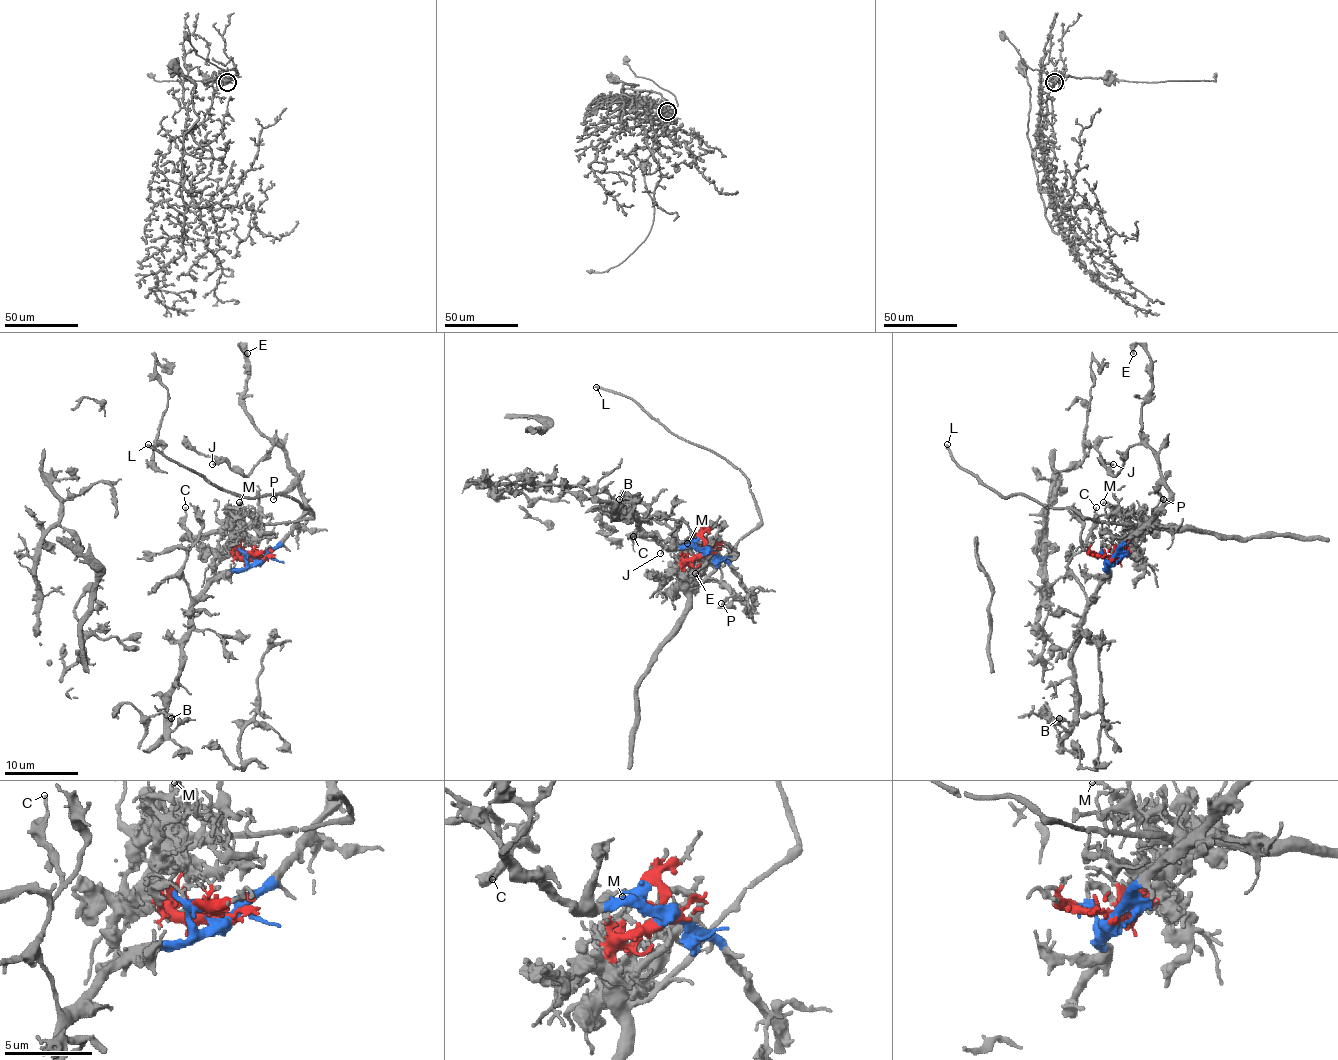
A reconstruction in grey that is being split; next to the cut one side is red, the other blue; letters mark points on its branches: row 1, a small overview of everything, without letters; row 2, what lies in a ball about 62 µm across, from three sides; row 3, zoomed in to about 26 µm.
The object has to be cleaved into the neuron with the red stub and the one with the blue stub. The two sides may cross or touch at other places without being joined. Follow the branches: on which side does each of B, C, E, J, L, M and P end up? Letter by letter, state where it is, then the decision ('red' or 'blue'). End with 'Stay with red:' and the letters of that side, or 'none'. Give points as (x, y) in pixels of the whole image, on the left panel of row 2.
B: at (171, 718); blue
C: at (185, 507); blue
E: at (247, 353); blue
J: at (212, 464); blue
L: at (148, 444); red
M: at (239, 502); red
P: at (273, 499); blue
Stay with red: L, M

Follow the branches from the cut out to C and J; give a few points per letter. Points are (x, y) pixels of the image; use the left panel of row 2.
C: (258, 560), (243, 568), (227, 570), (192, 597), (182, 575), (192, 542), (184, 525), (184, 507)
J: (258, 560), (269, 555), (303, 512), (303, 490), (288, 455), (275, 444), (247, 475), (225, 462), (212, 464)

